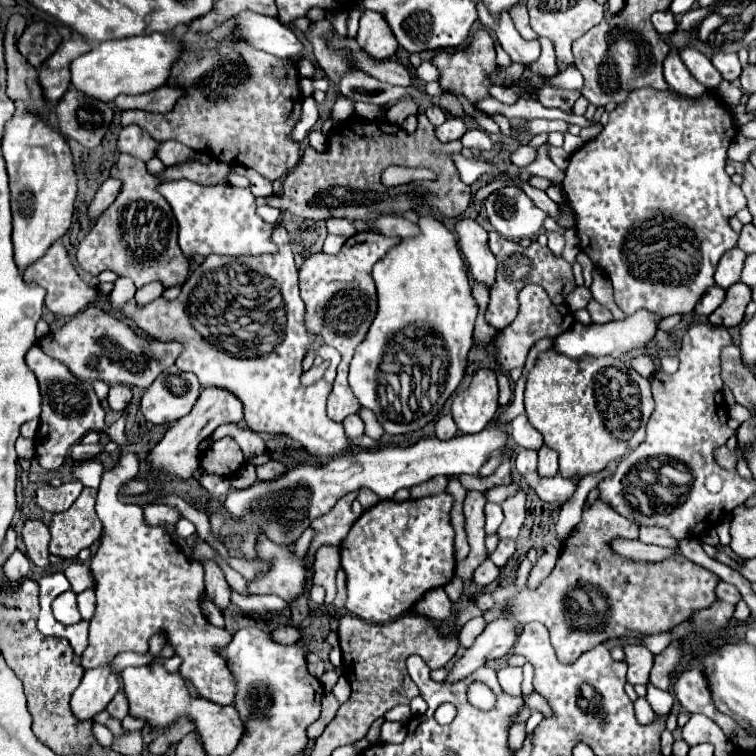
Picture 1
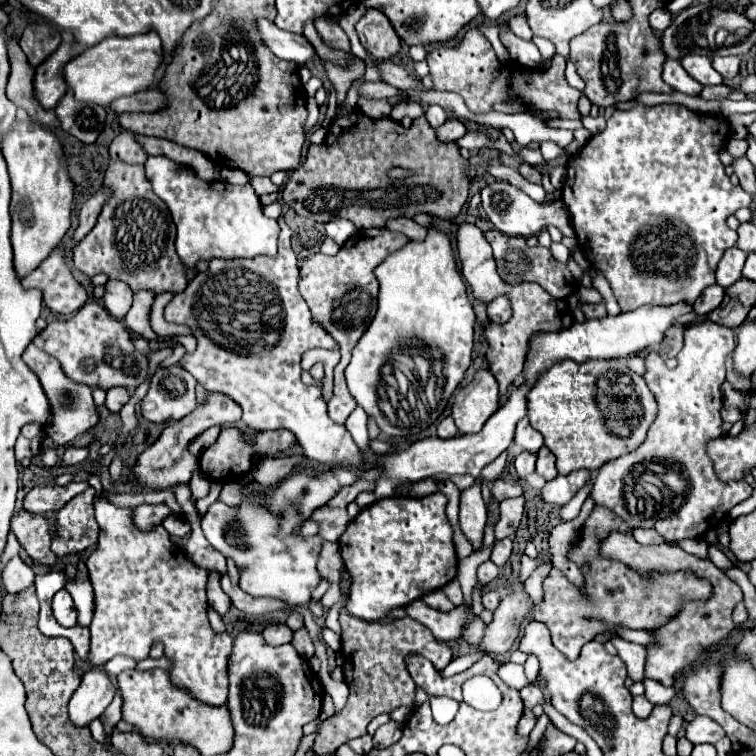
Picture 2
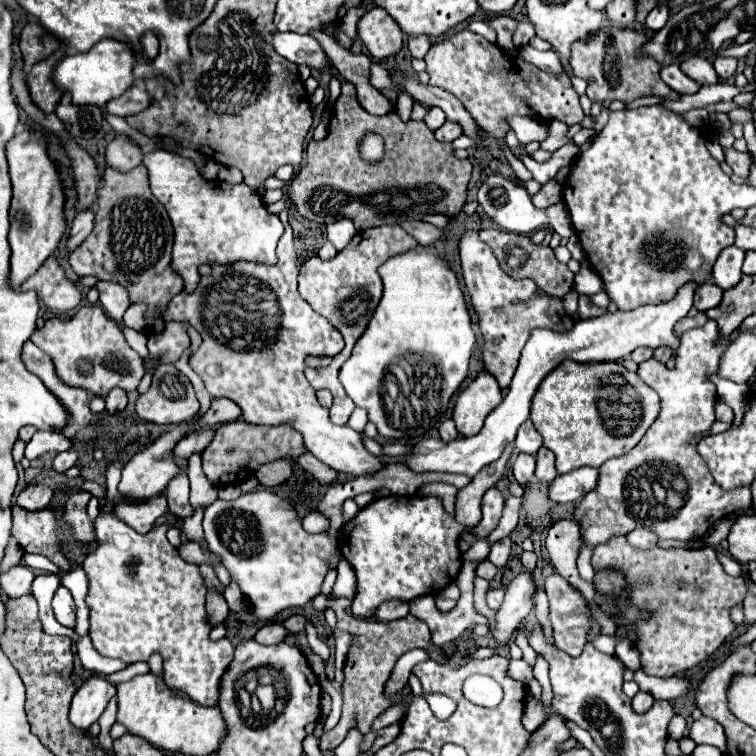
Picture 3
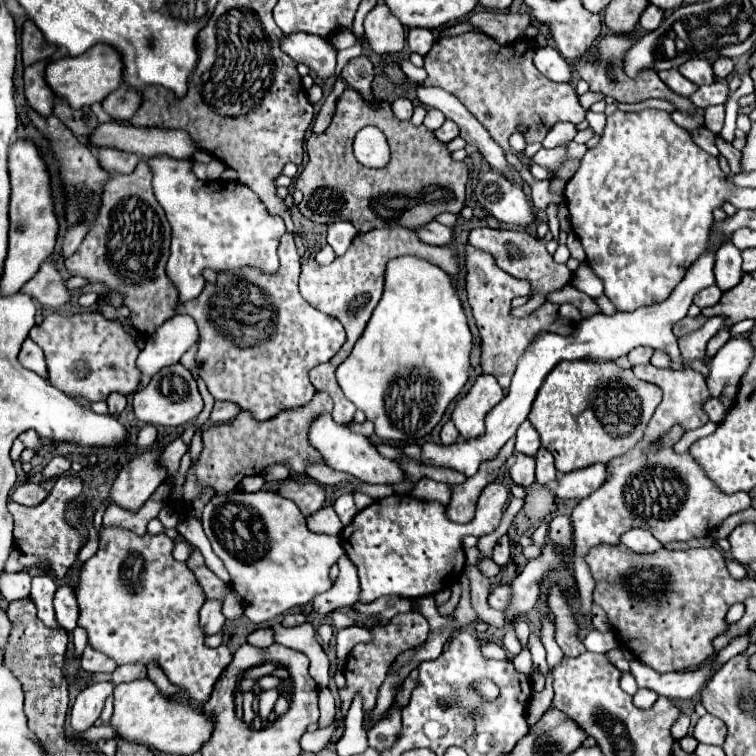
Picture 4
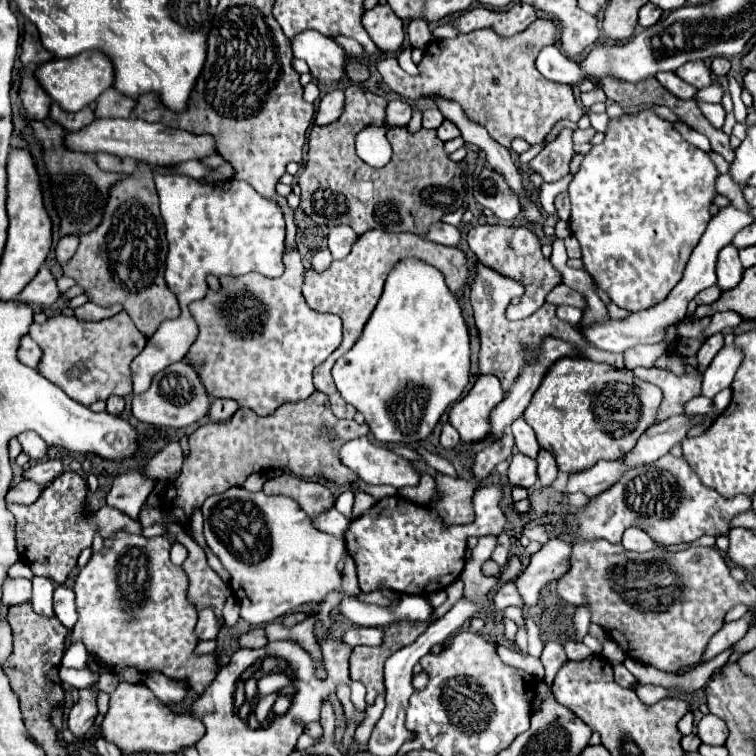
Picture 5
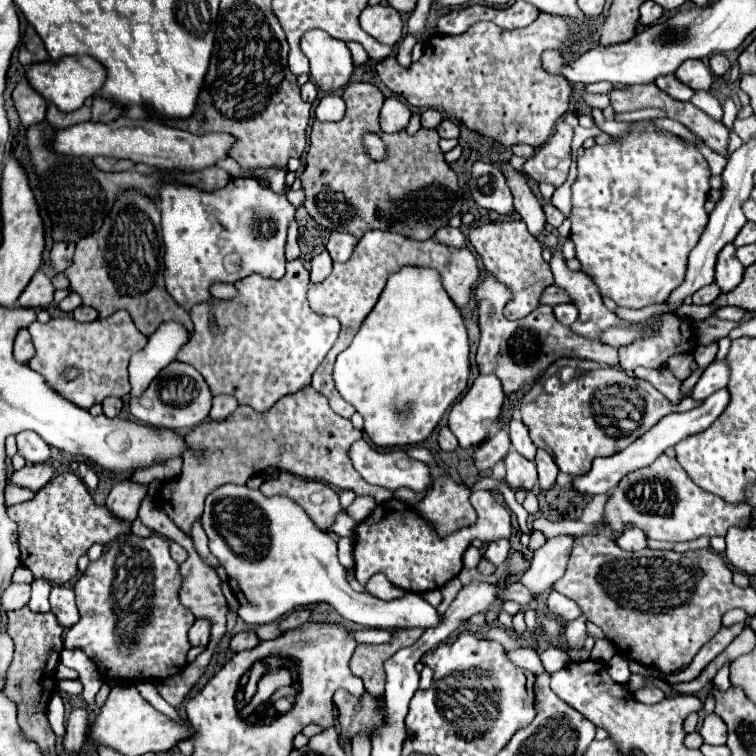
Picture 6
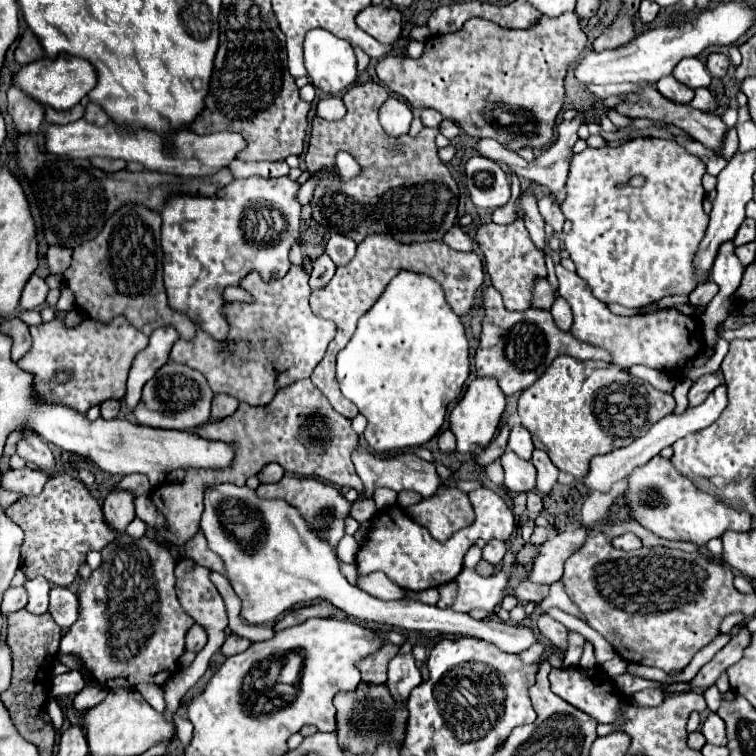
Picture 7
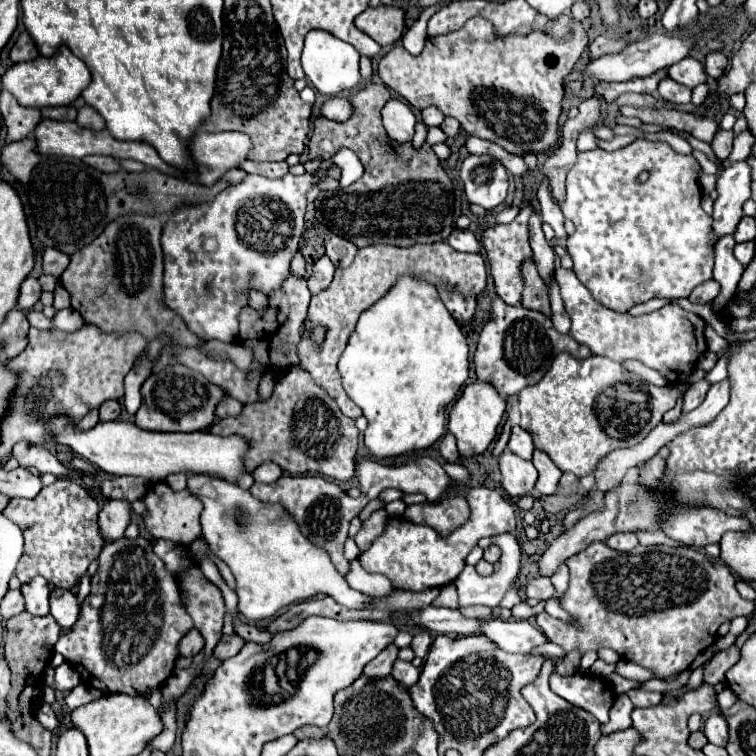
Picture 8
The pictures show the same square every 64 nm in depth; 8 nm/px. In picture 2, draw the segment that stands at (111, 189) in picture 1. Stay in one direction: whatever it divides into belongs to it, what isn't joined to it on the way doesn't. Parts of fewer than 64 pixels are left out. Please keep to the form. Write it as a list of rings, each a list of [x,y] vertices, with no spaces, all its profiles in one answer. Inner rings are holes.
[[[100,188],[94,196],[90,196],[84,206],[80,208],[80,214],[78,214],[78,228],[74,230],[74,242],[80,242],[96,224],[96,218],[98,218],[98,212],[102,210],[102,204],[106,202],[106,190]]]

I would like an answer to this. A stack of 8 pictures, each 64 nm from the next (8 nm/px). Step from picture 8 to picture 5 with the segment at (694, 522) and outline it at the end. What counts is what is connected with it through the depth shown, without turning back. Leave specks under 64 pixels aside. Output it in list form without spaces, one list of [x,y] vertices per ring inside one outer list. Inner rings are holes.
[[[666,454],[652,464],[626,472],[618,484],[602,492],[602,496],[592,498],[578,512],[578,536],[586,540],[606,538],[610,542],[620,542],[624,530],[636,526],[660,544],[694,542],[704,534],[724,536],[730,530],[732,518],[750,510],[750,502],[748,496],[728,500],[702,486],[686,460]]]

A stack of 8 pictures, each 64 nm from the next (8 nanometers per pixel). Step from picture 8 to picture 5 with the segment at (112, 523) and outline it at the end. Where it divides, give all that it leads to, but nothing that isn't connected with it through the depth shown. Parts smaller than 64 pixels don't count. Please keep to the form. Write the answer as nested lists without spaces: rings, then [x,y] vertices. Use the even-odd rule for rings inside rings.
[[[142,468],[130,470],[114,478],[112,490],[108,492],[108,506],[124,512],[130,518],[138,518],[138,512],[144,506],[152,488],[154,488],[154,480],[144,478]]]

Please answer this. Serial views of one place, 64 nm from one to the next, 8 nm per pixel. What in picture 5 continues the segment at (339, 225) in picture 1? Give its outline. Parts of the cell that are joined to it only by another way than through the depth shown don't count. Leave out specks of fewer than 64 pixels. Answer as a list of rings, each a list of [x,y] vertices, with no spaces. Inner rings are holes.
[[[346,226],[332,228],[330,234],[328,234],[328,250],[332,252],[332,258],[334,260],[346,258],[356,240],[358,240],[358,236],[356,236],[356,232],[352,228],[346,228]]]

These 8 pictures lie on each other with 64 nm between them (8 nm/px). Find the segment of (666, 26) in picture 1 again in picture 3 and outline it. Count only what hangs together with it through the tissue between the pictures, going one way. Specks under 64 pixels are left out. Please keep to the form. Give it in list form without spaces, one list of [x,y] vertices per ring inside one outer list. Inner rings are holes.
[[[666,6],[652,8],[652,10],[650,10],[650,14],[646,16],[646,22],[644,22],[644,26],[646,26],[648,30],[654,30],[654,32],[656,32],[658,28],[662,28],[662,26],[666,24],[668,16],[670,16],[670,10],[668,10]]]

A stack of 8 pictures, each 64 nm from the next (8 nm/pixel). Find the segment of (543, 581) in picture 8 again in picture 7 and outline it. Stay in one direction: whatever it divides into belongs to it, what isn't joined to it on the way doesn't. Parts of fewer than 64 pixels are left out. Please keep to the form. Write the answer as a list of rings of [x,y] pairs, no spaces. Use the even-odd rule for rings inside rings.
[[[524,580],[520,582],[516,588],[514,588],[514,596],[518,598],[518,602],[542,602],[550,592],[550,586],[548,584],[534,584],[530,580]]]

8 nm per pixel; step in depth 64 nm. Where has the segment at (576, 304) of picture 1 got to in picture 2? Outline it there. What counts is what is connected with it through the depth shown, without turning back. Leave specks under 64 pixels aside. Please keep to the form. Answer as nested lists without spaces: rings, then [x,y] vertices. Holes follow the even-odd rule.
[[[578,288],[578,298],[580,302],[592,302],[592,304],[604,304],[600,292],[592,290],[592,288]]]

